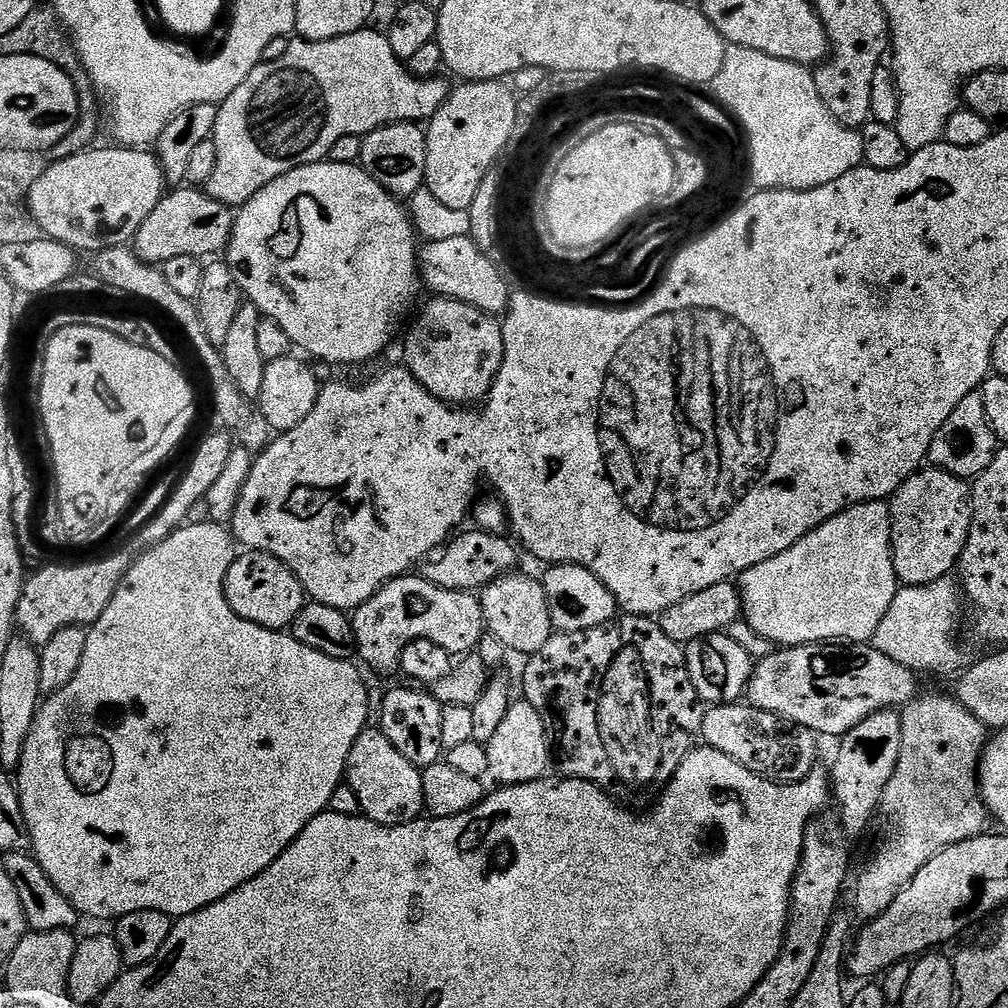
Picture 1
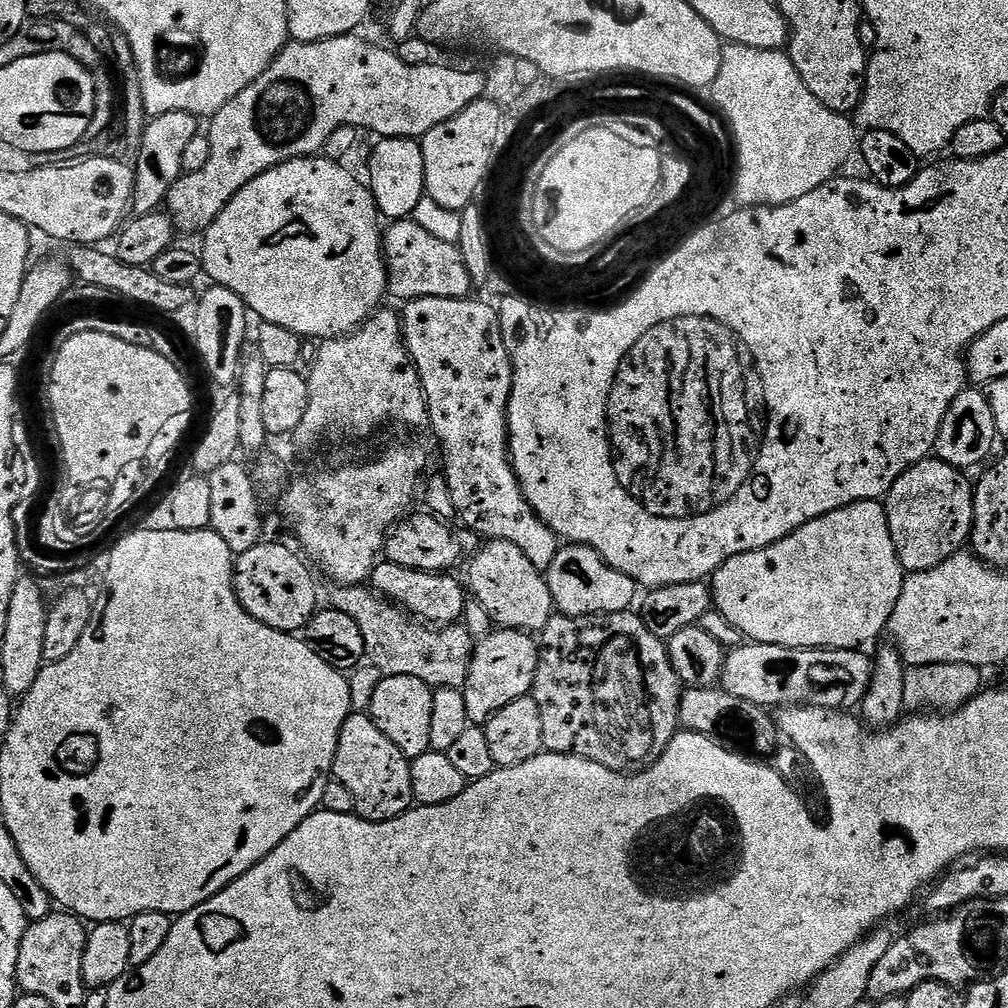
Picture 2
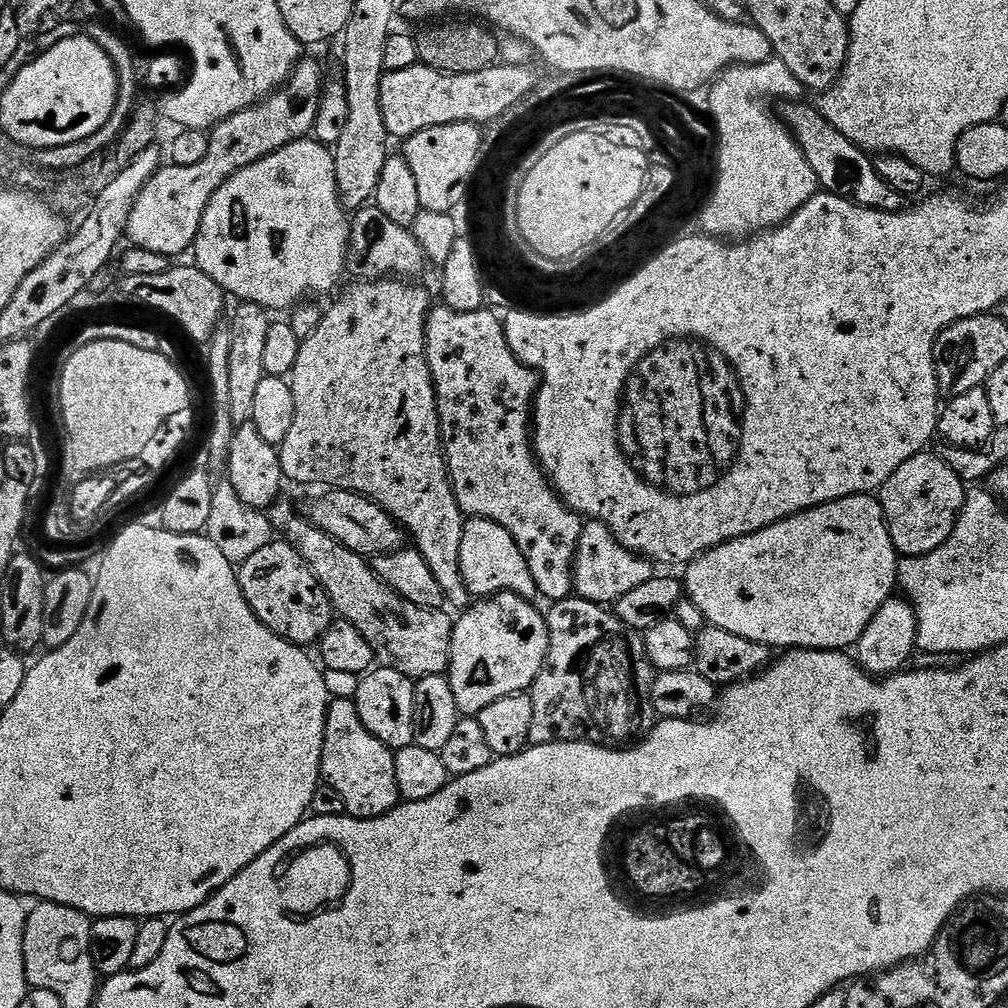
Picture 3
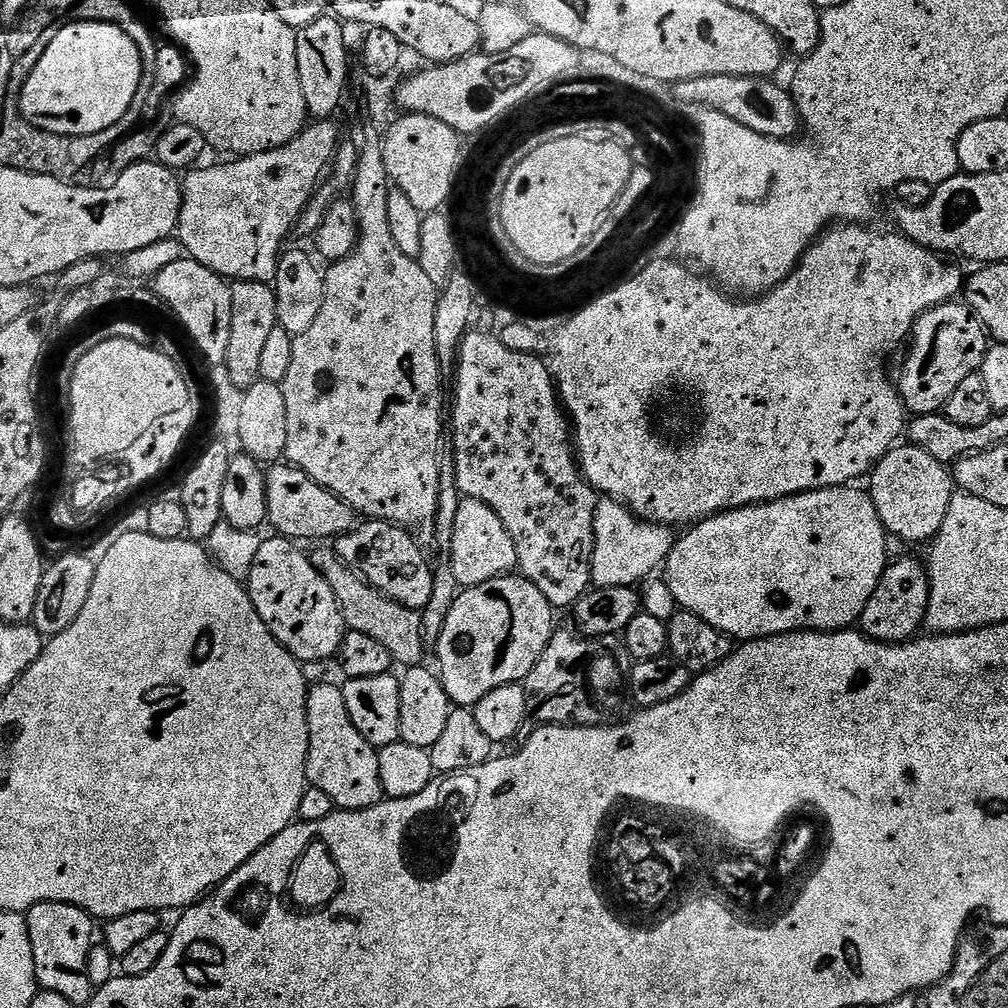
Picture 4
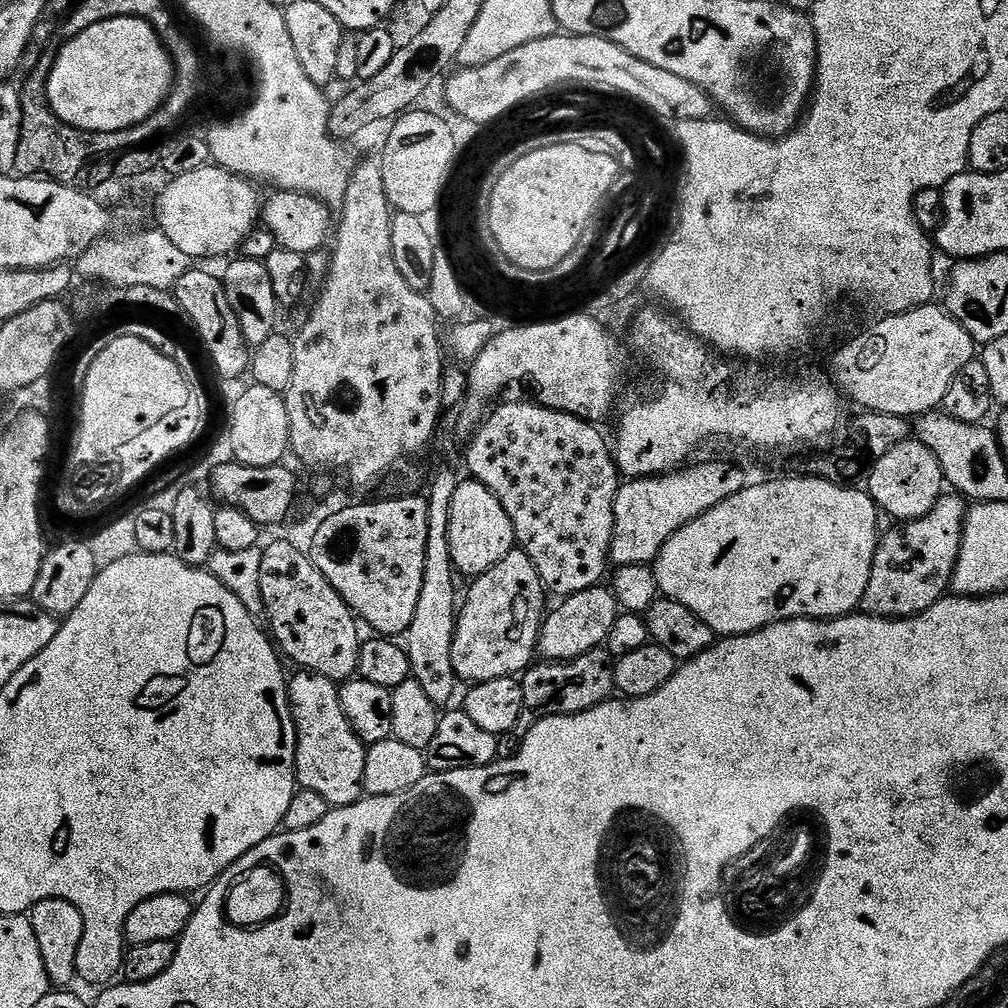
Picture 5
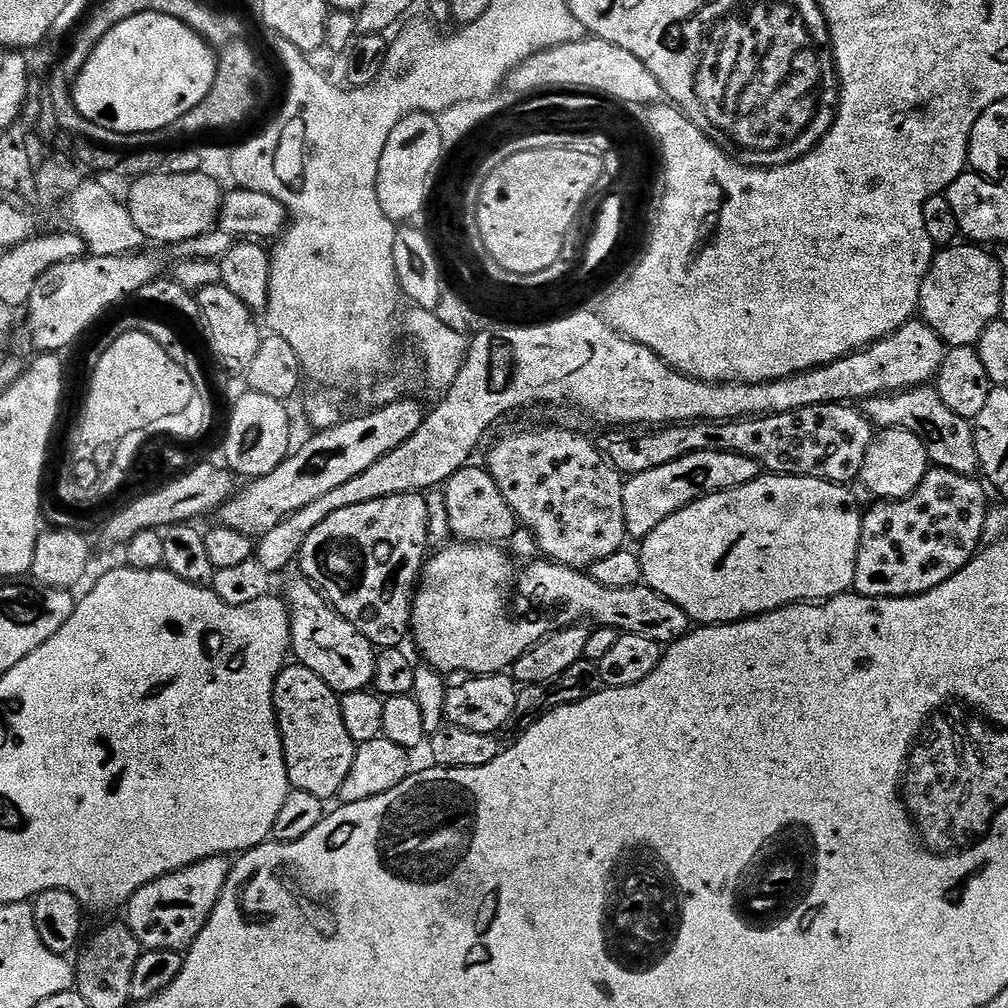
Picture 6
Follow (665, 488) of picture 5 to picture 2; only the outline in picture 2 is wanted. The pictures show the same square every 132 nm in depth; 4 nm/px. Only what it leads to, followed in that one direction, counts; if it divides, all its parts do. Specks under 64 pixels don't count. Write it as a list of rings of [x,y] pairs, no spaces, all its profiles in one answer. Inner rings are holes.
[[[565,543],[558,554],[554,554],[554,562],[550,562],[546,579],[555,611],[561,616],[601,616],[611,612],[627,612],[637,603],[636,583],[626,574],[611,568],[590,546]]]

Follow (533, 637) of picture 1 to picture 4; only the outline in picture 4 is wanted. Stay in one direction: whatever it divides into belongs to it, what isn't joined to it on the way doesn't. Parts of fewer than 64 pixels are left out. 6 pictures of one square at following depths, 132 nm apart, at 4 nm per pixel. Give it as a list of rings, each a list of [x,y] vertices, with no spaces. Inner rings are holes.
[[[461,499],[458,514],[455,515],[450,565],[454,578],[461,589],[480,586],[517,571],[514,538],[506,534],[506,526],[502,526],[502,518],[486,506],[481,500]]]

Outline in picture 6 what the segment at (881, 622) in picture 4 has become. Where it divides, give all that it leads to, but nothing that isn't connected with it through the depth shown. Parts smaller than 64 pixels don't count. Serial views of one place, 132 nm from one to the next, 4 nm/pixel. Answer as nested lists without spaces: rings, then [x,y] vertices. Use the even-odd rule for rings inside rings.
[[[932,466],[922,478],[918,490],[914,490],[914,494],[901,500],[876,502],[869,512],[867,509],[863,513],[858,566],[852,583],[855,592],[870,598],[917,596],[934,590],[934,586],[942,586],[942,582],[966,567],[984,540],[984,523],[990,507],[988,496],[984,493],[985,485],[977,480],[972,476],[963,476]]]

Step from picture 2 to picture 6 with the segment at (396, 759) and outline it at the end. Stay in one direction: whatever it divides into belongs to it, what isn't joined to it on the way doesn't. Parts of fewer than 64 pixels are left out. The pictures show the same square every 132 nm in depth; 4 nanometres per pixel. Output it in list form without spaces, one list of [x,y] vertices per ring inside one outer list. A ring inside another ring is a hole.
[[[299,662],[289,663],[278,674],[274,686],[274,710],[280,723],[282,734],[282,746],[286,758],[286,774],[288,783],[295,791],[314,794],[314,798],[325,802],[334,801],[342,790],[342,782],[346,782],[346,774],[350,774],[350,766],[354,766],[356,749],[358,745],[354,738],[346,730],[342,722],[342,710],[340,709],[340,696],[314,674],[305,664]]]

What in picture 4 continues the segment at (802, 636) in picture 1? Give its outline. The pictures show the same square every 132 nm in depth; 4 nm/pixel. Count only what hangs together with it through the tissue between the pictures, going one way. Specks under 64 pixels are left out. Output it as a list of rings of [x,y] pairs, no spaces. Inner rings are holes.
[[[845,486],[843,488],[823,488],[813,492],[803,492],[797,496],[787,496],[781,500],[772,500],[769,504],[751,504],[745,508],[735,508],[730,512],[720,512],[708,520],[701,520],[695,526],[689,527],[685,536],[677,539],[668,563],[662,569],[662,578],[670,586],[670,594],[674,594],[677,605],[690,614],[698,614],[702,622],[710,622],[714,630],[731,636],[733,641],[747,642],[749,640],[764,640],[768,636],[781,636],[787,632],[842,632],[851,629],[866,610],[866,602],[878,590],[878,582],[890,563],[888,550],[890,537],[884,530],[882,518],[878,518],[878,510],[874,506],[871,495],[864,492],[860,486]]]

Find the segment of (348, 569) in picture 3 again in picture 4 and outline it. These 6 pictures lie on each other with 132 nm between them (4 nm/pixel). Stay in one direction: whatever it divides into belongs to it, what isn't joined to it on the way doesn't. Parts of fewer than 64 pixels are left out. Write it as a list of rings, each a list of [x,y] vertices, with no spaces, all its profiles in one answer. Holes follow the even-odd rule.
[[[326,546],[312,552],[310,559],[314,567],[326,578],[330,590],[334,591],[335,600],[342,610],[345,627],[349,631],[367,634],[377,639],[386,650],[390,650],[393,661],[404,668],[417,667],[423,660],[426,641],[422,633],[422,616],[417,609],[402,606],[395,600],[382,595],[359,573],[342,563],[333,549]]]

